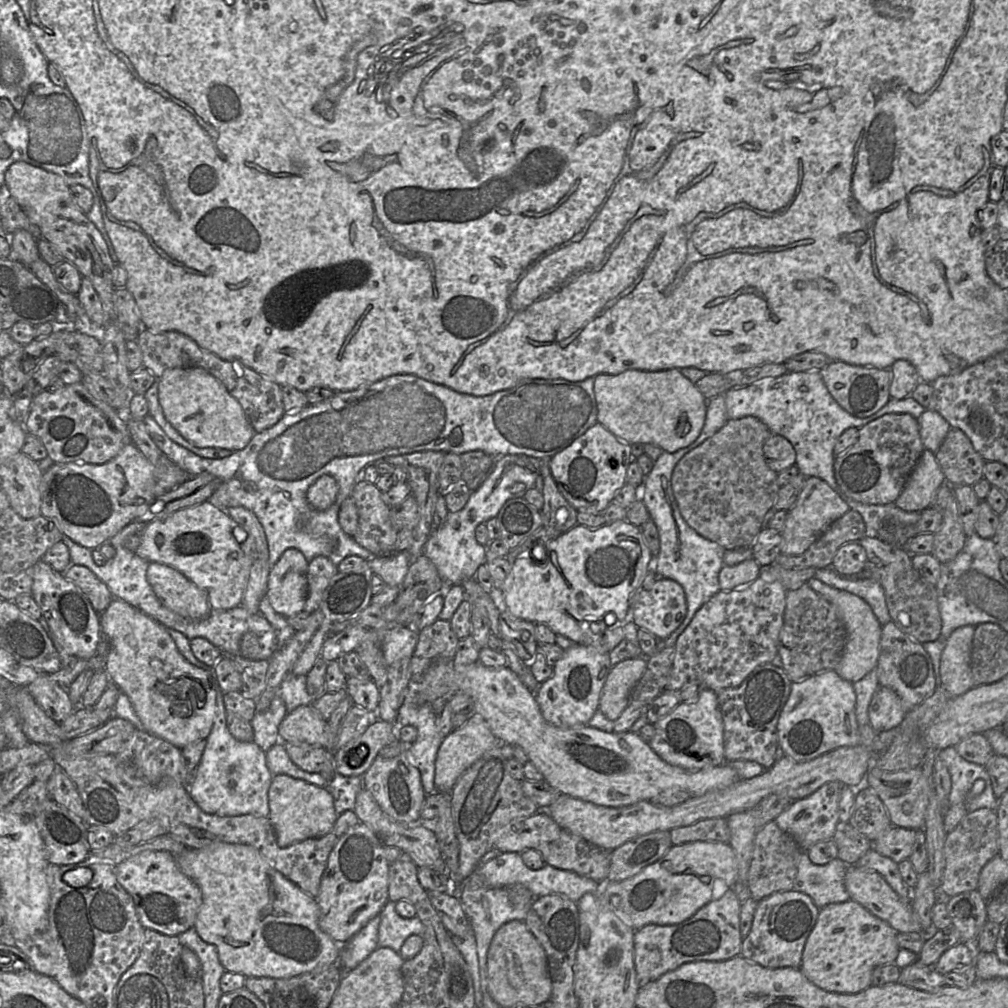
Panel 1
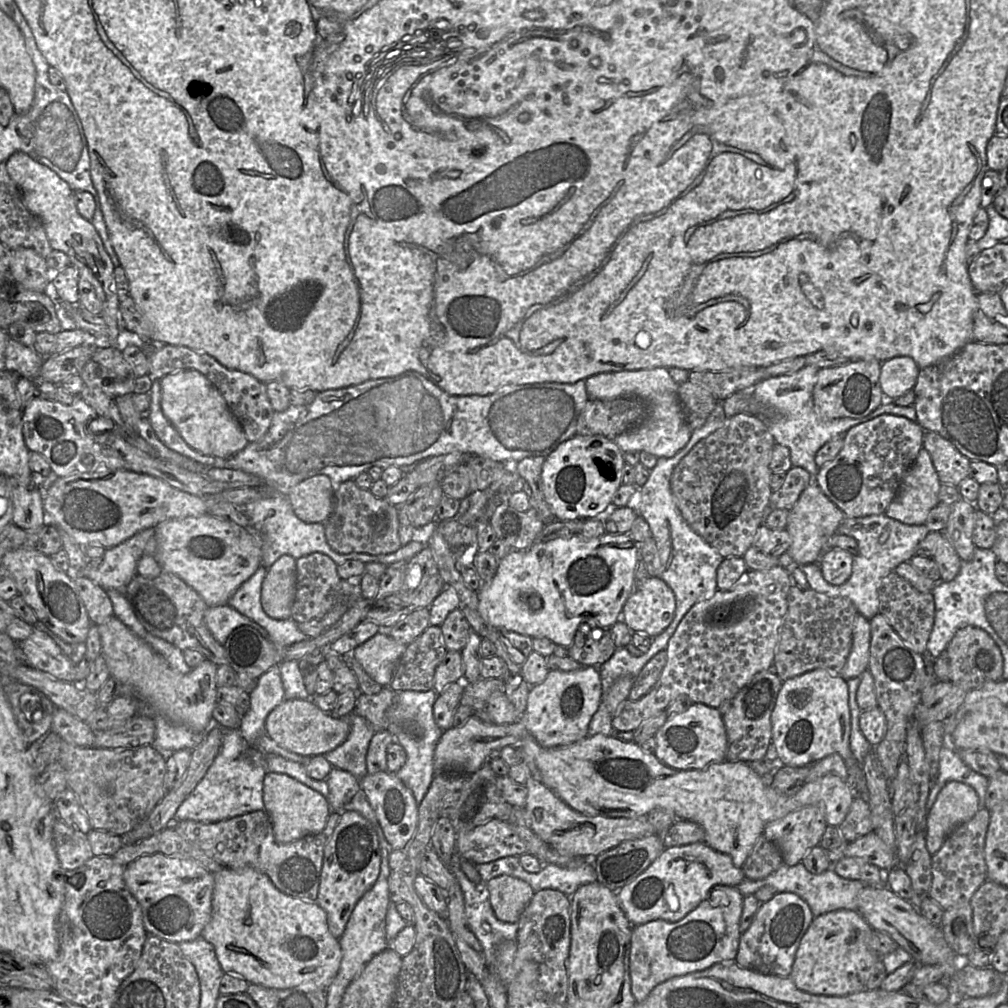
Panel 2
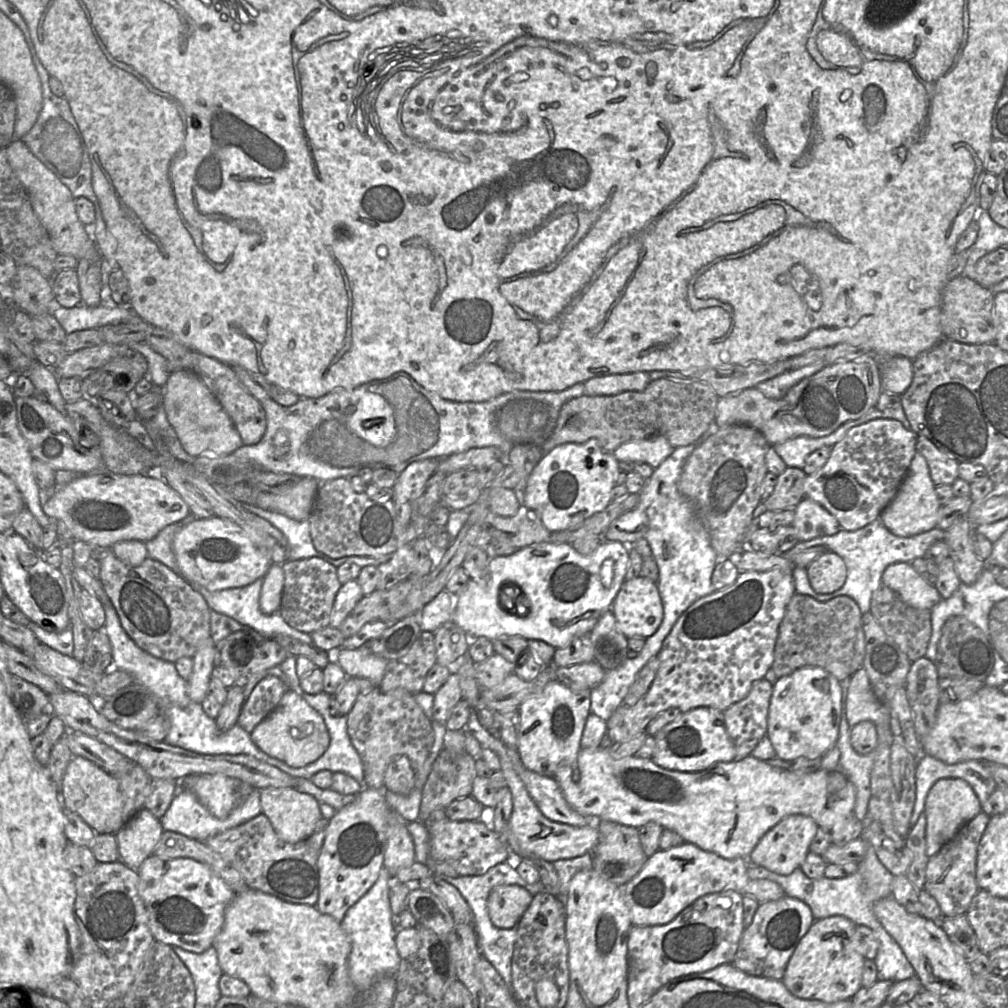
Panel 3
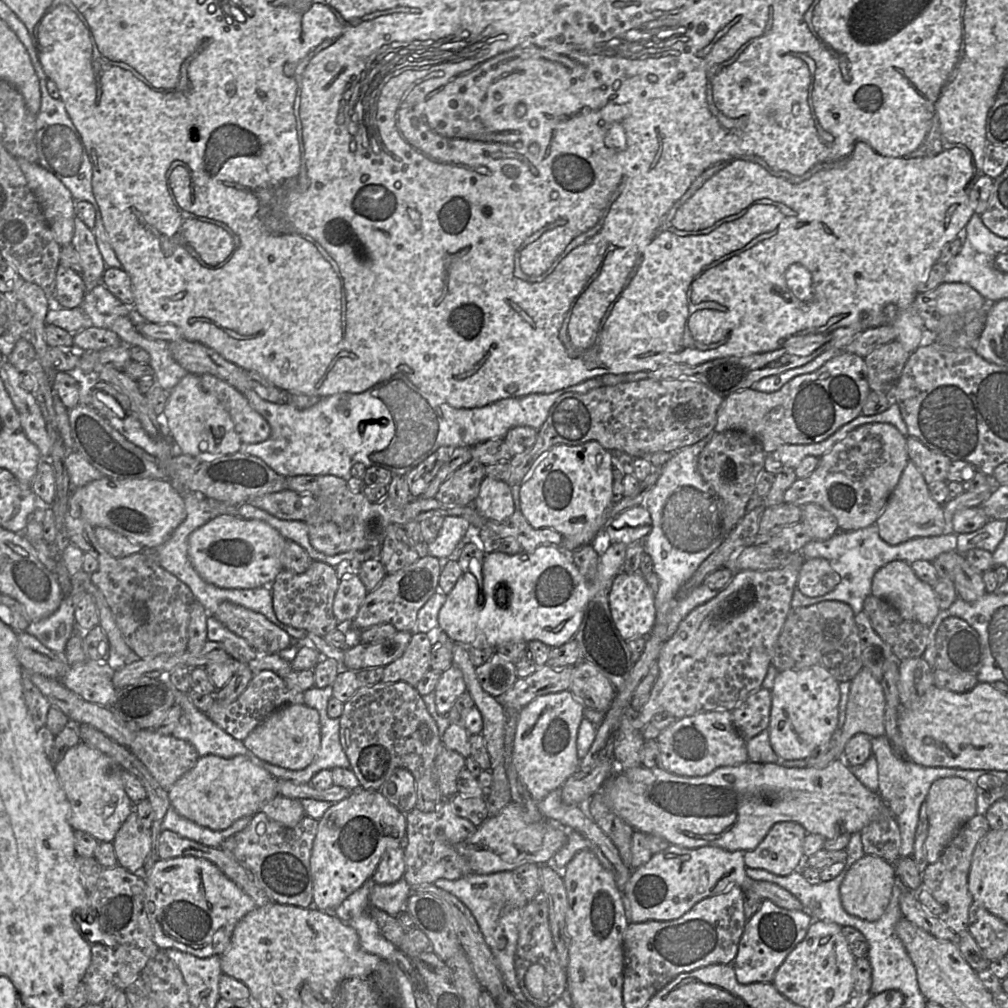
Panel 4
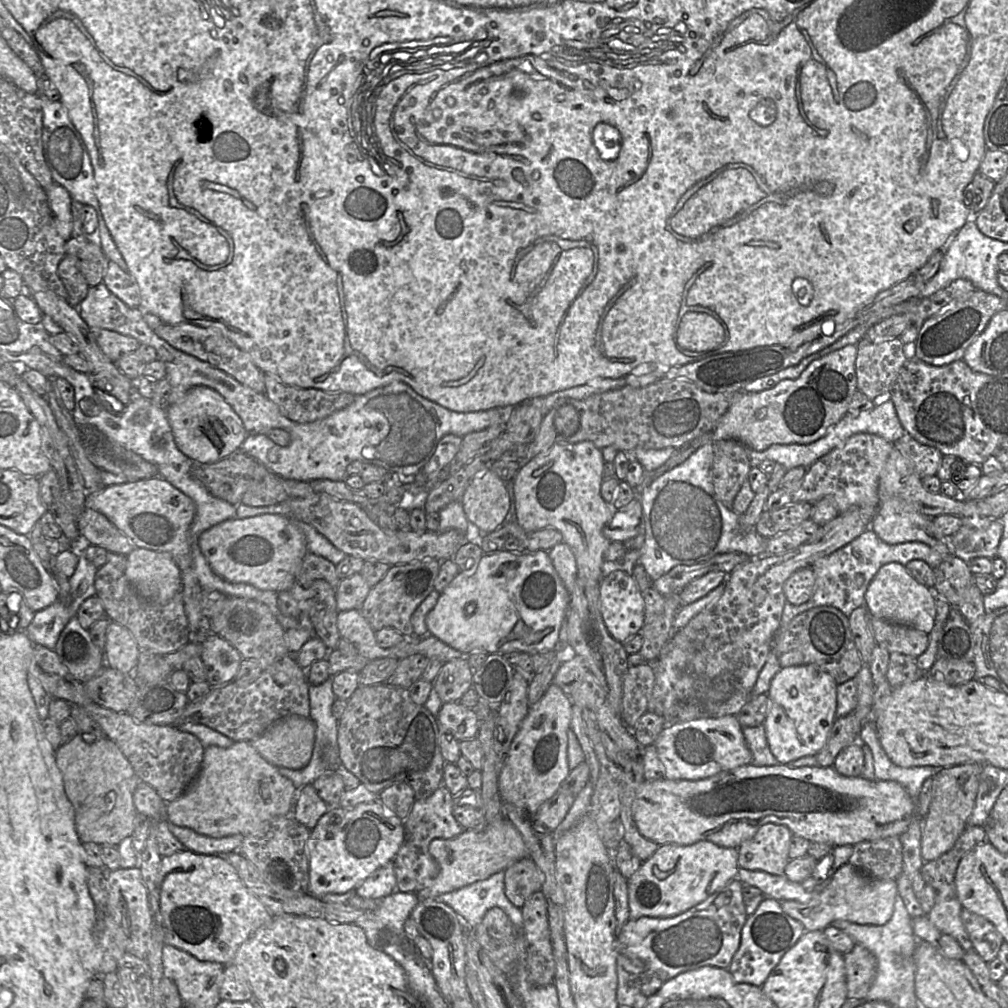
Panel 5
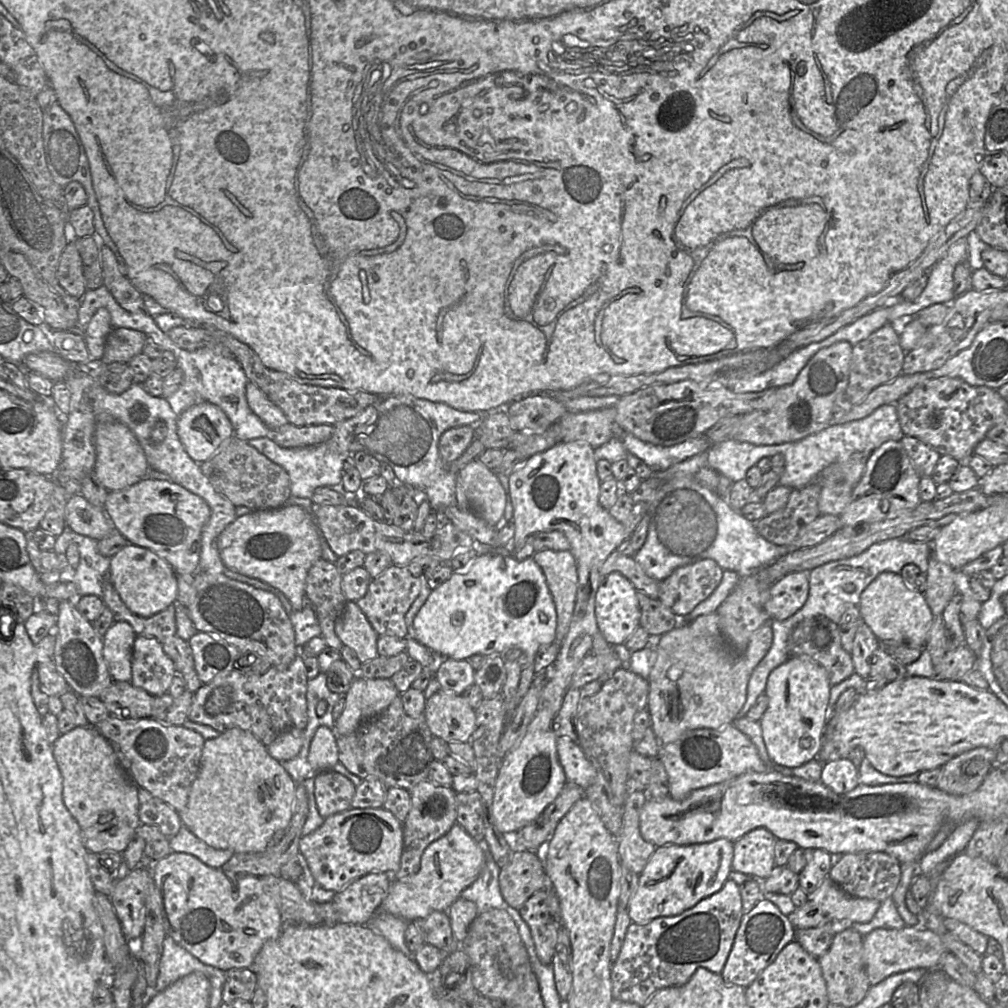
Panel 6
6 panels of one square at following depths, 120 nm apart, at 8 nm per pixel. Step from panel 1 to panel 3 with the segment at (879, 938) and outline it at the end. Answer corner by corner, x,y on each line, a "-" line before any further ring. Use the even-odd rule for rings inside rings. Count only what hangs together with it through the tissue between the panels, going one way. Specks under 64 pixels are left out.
840,915
814,920
798,942
781,980
792,995
833,1003
850,999
862,987
866,959
853,948
855,928
856,924

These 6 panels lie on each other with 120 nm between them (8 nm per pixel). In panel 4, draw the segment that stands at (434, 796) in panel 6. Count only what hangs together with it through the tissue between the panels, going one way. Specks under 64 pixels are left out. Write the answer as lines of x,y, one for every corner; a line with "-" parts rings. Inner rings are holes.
443,799
441,805
434,812
422,812
417,808
406,814
406,844
404,849
405,873
403,879
410,887
434,884
438,879
456,880
472,873
467,860
455,850
455,845
473,835
477,827
469,820
457,816
452,807
451,800

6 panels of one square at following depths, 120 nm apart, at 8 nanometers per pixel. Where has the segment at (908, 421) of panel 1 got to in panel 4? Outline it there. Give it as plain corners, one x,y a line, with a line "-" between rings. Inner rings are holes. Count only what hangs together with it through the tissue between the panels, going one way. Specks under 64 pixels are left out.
888,423
865,424
850,431
829,452
821,456
817,468
808,477
797,479
786,490
783,502
798,506
808,503
818,504
834,515
839,531
856,531
876,522
908,462
907,437
903,436
895,426

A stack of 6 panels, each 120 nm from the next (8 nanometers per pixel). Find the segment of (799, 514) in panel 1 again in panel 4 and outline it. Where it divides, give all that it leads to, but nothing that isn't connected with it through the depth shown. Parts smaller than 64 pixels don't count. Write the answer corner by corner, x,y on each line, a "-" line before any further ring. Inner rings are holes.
815,503
800,506
802,509
801,522
807,527
813,540
827,540
839,530
839,525
828,510

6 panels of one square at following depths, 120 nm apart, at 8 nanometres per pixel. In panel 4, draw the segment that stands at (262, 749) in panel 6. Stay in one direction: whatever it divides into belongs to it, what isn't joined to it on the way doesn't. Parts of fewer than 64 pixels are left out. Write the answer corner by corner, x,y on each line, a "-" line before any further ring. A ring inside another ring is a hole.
213,754
201,756
194,767
182,775
168,790
170,805
178,814
212,830
224,830
242,817
254,816
277,795
279,795
277,779
245,755
236,755
231,758

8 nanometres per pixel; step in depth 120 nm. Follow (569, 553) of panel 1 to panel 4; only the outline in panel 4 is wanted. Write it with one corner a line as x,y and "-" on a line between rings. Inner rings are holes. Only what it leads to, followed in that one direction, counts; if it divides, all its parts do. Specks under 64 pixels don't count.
605,544
599,553
599,561
597,566
597,573
593,579
587,581
579,572
575,563
573,562
570,554
561,549
560,547
553,545
544,545
539,546
532,551
522,551
515,555
507,555
501,552
491,552
485,554
483,563
482,563
482,580
483,585
481,592
478,588
477,580
475,576
468,572
463,573
455,584
454,588
451,590
449,594
447,594
447,598
443,606
441,607
438,615
438,625
439,629
444,631
448,637
453,640
455,643
461,644
463,646
473,646
473,644
488,644
489,646
496,648
500,645
507,644
510,642
525,642
529,643
530,641
537,640
540,641
550,648
560,647
561,645
569,642
573,639
576,634
584,615
585,608
591,598
601,590
610,590
613,579
622,571
625,554
626,554
626,546
624,544
-
499,586
505,586
508,590
507,602
504,602
504,597
498,592

